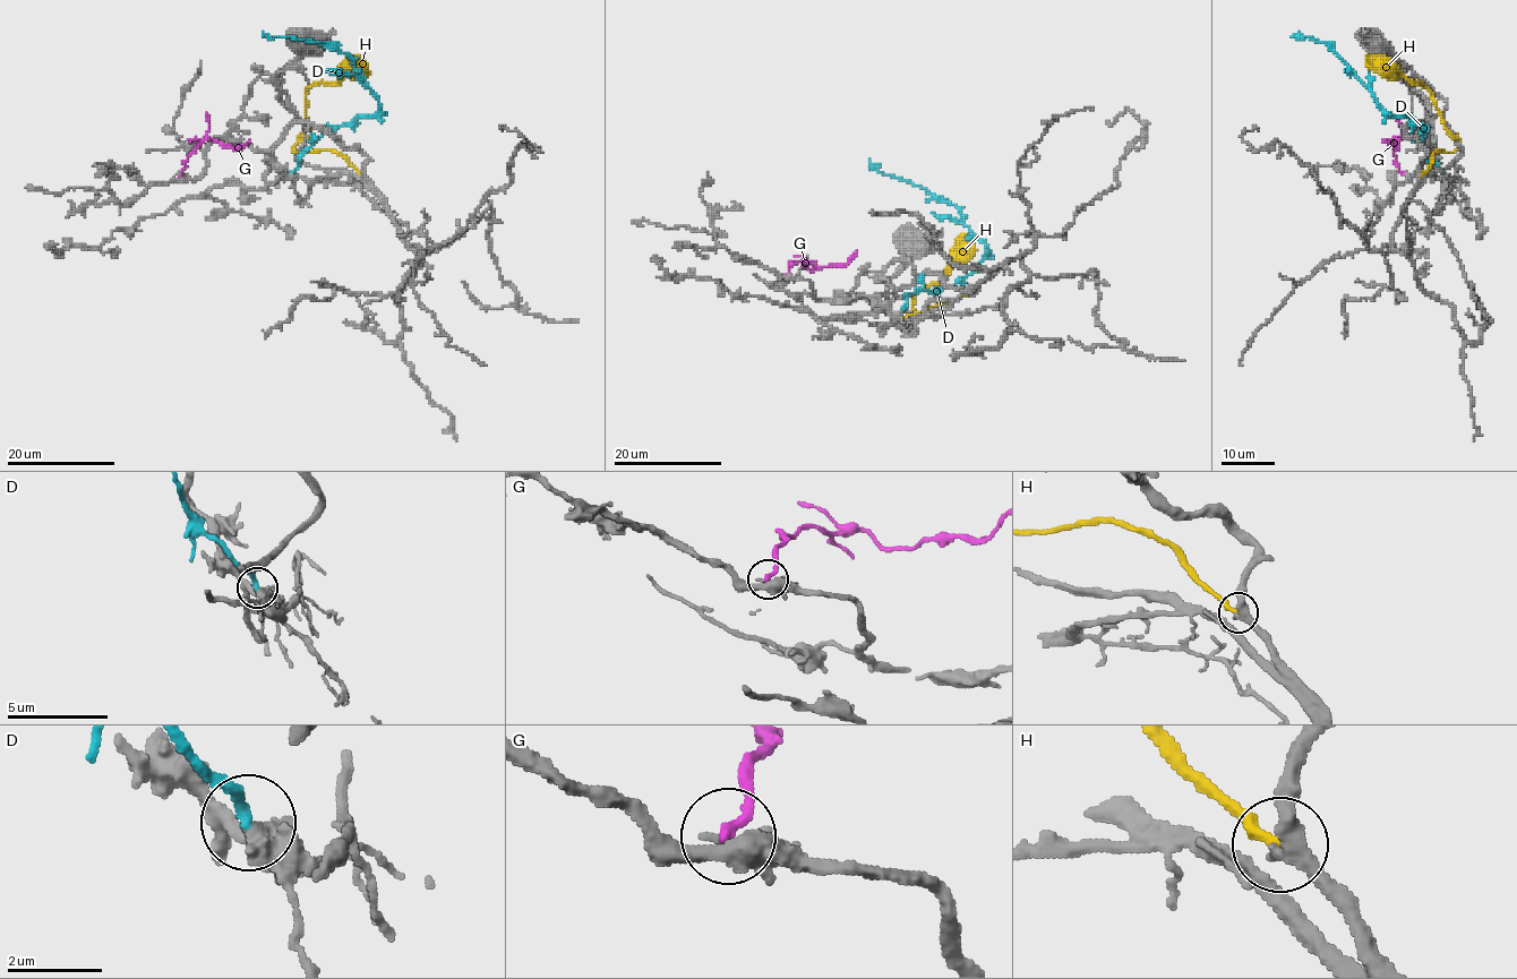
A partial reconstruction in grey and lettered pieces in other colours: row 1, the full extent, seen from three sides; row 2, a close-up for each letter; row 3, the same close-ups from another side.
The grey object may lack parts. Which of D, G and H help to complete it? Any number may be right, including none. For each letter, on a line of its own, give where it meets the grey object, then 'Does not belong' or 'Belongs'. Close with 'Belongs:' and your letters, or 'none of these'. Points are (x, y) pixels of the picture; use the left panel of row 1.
D: Touches grey at (290, 174). Belongs
G: Touches grey at (180, 174). Does not belong
H: Touches grey at (362, 174). Does not belong
Belongs: D

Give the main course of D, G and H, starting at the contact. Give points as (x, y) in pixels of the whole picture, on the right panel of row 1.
D: (1445, 174), (1424, 149), (1424, 131), (1410, 117), (1394, 117), (1386, 111), (1326, 43), (1291, 37)
G: (1407, 174), (1399, 169), (1395, 155), (1395, 138), (1399, 139), (1396, 149), (1382, 139)
H: (1422, 174), (1437, 152), (1453, 152), (1459, 143), (1443, 125), (1430, 93), (1399, 76), (1382, 75), (1365, 62)

